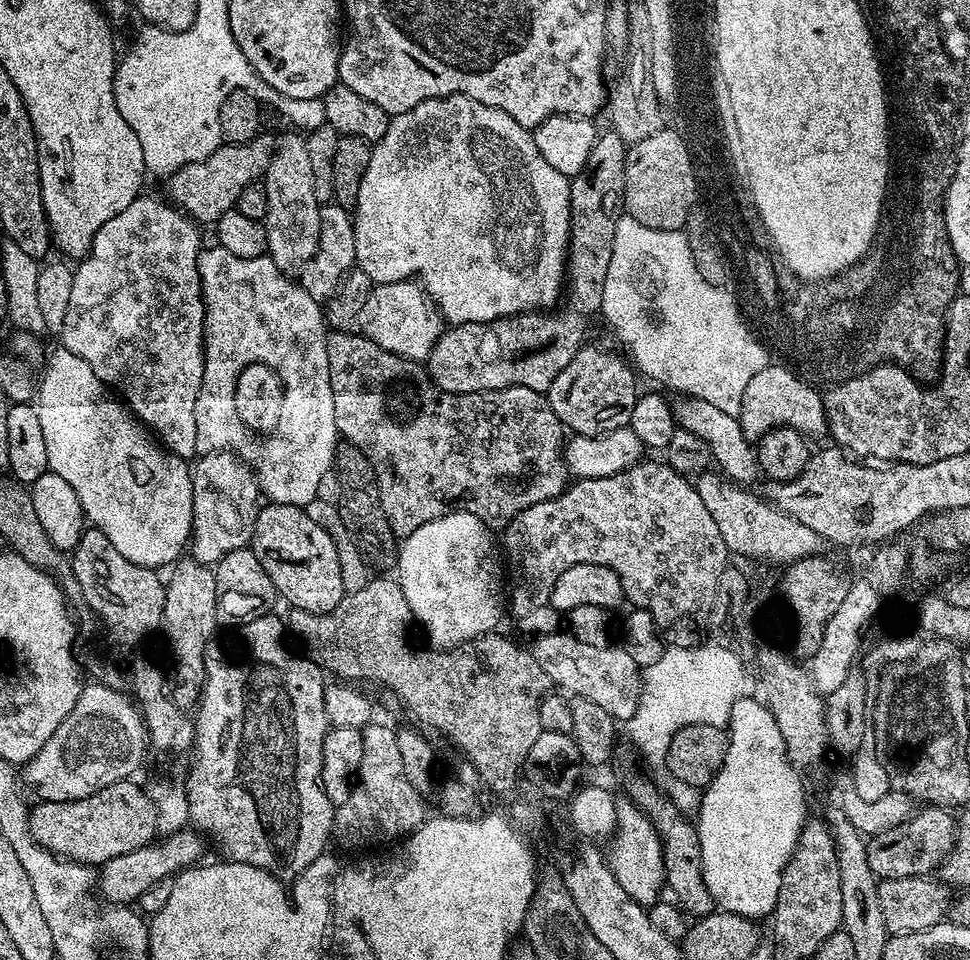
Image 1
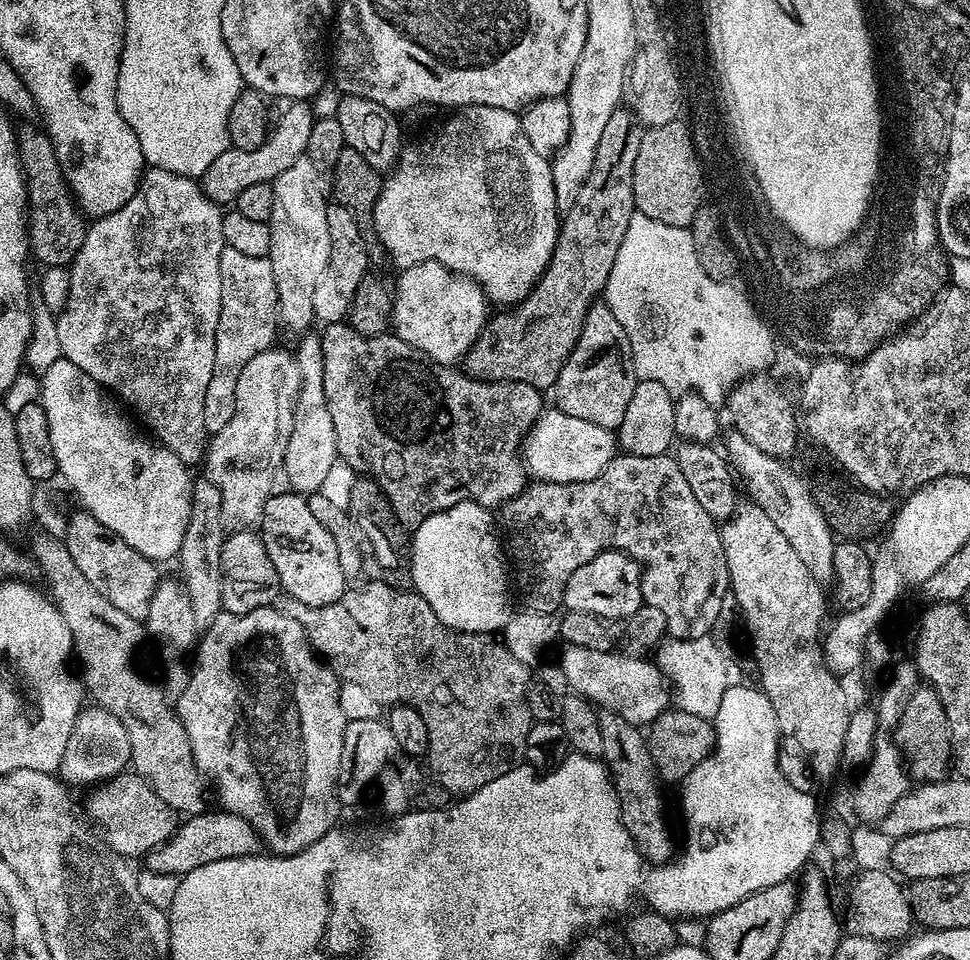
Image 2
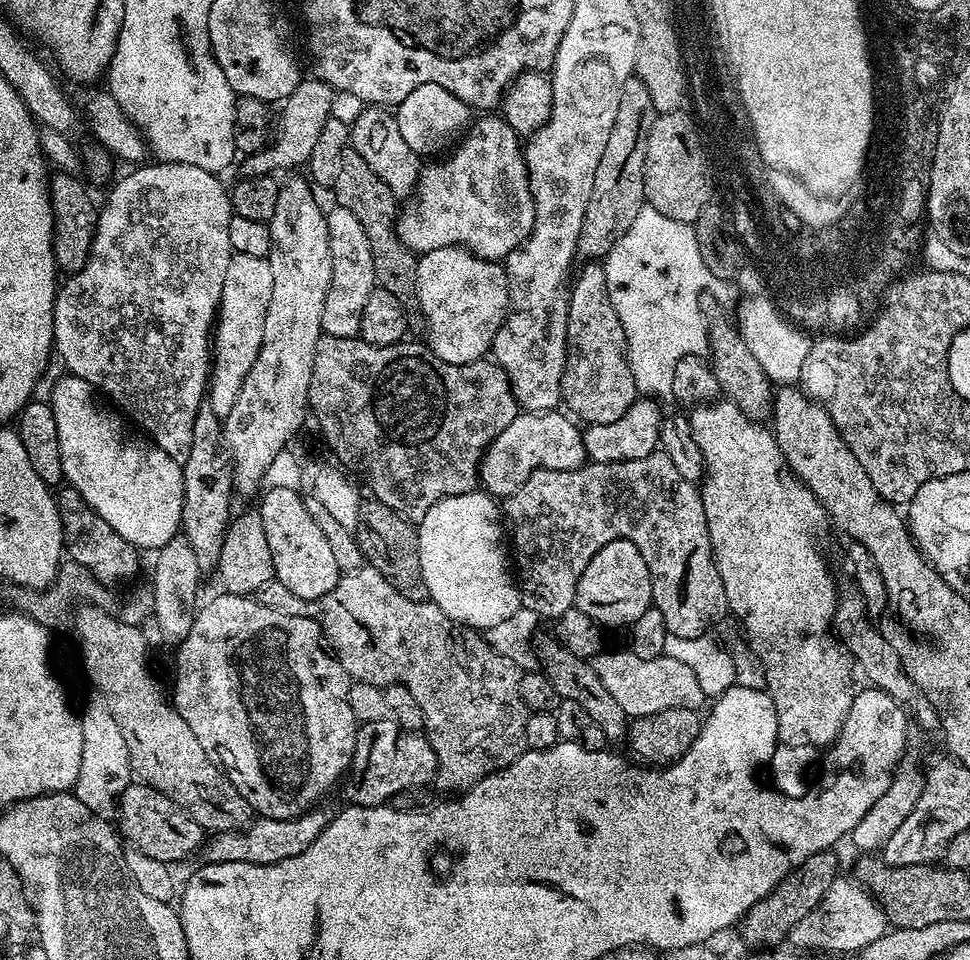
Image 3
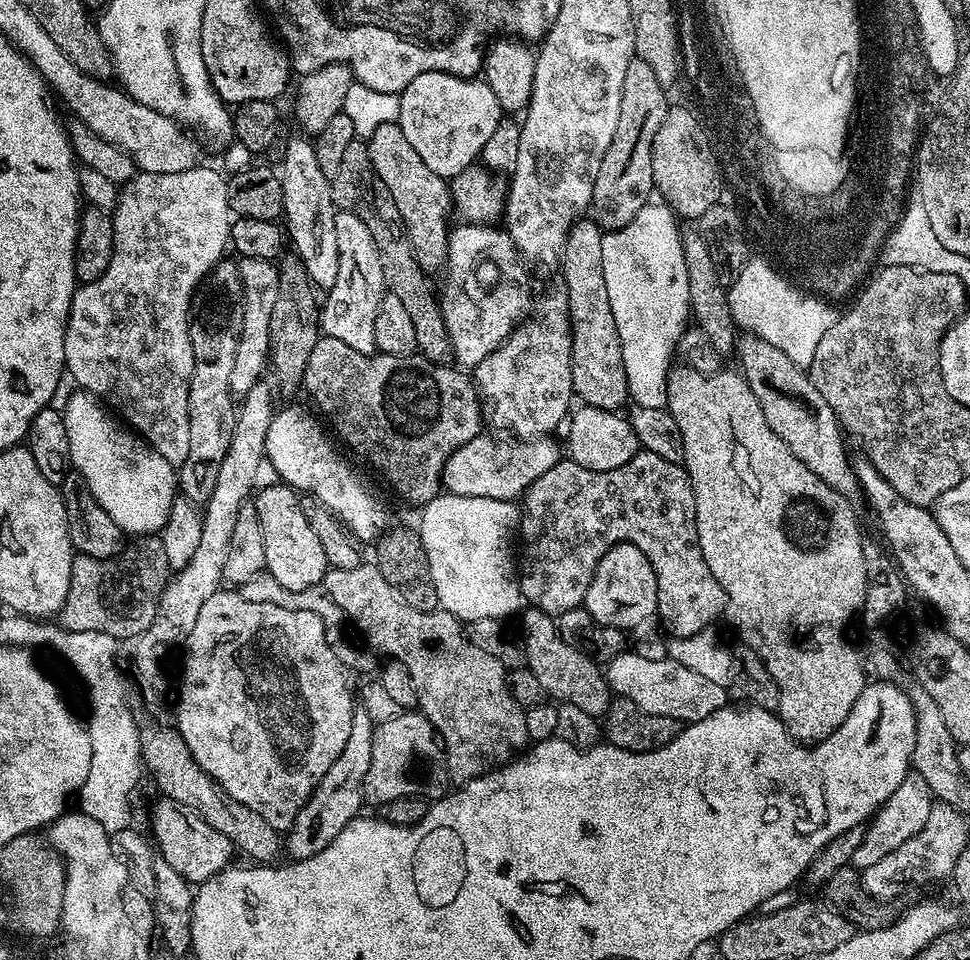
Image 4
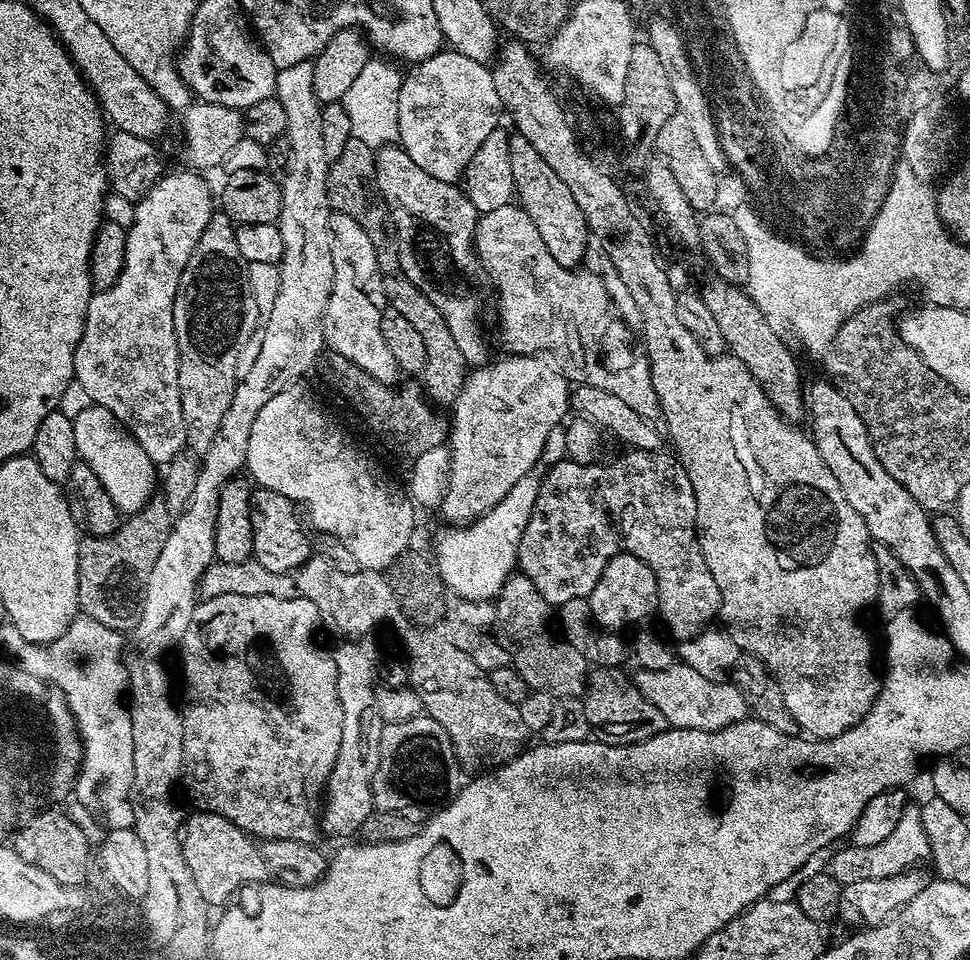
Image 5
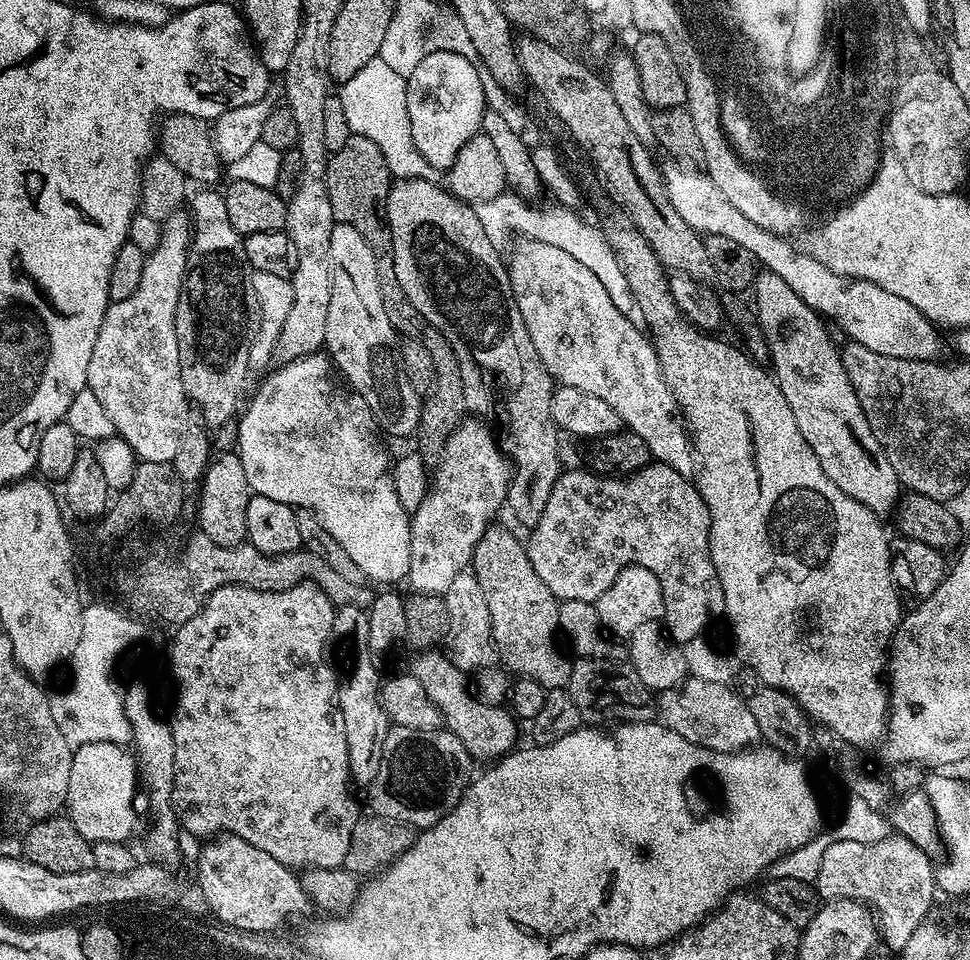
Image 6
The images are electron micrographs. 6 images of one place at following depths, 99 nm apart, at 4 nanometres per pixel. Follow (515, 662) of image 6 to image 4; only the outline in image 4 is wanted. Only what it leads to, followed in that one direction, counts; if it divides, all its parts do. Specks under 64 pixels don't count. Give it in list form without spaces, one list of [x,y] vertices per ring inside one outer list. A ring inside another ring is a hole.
[[[525,607],[519,613],[518,619],[520,619],[518,644],[524,654],[524,664],[532,671],[534,678],[538,678],[545,697],[578,706],[591,716],[603,717],[604,711],[613,702],[614,693],[608,686],[601,665],[581,652],[575,644],[569,644],[567,640],[562,639],[555,619],[541,608]]]

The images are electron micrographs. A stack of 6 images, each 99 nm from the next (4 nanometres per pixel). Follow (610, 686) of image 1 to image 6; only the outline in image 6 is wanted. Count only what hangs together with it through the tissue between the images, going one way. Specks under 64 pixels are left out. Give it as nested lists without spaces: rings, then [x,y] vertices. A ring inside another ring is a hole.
[[[688,678],[680,687],[659,693],[658,712],[664,727],[682,734],[686,742],[694,742],[715,752],[739,752],[755,745],[761,735],[748,709],[747,699],[743,695],[740,697],[736,690],[727,684]]]

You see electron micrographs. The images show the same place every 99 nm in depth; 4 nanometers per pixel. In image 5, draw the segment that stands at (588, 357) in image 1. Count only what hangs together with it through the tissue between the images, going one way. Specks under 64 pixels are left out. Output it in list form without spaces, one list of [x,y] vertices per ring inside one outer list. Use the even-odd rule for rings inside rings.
[[[519,134],[509,135],[510,142],[510,174],[514,174],[515,195],[518,197],[518,203],[524,212],[534,222],[538,234],[546,242],[550,254],[554,254],[554,262],[561,264],[563,268],[573,270],[579,269],[584,260],[584,255],[588,252],[588,240],[590,233],[588,222],[582,214],[582,206],[574,202],[574,194],[546,166],[546,158],[526,142],[526,138]]]

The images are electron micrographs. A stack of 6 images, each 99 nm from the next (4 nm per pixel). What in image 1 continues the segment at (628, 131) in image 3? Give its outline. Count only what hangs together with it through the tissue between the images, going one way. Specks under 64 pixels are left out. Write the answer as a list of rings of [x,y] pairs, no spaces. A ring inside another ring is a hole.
[[[611,130],[601,131],[596,137],[596,145],[594,150],[590,152],[590,158],[586,162],[586,166],[577,176],[571,177],[570,180],[570,234],[568,235],[568,267],[566,269],[566,299],[563,301],[564,309],[561,312],[557,310],[537,310],[535,312],[521,312],[519,316],[507,316],[501,320],[491,320],[490,322],[466,322],[465,324],[457,324],[449,327],[447,330],[441,331],[438,342],[434,344],[428,355],[426,367],[428,375],[436,384],[441,392],[457,392],[458,394],[470,394],[471,392],[489,392],[490,390],[506,390],[514,386],[522,386],[529,388],[535,392],[547,393],[548,387],[554,382],[554,378],[558,378],[558,374],[562,374],[562,370],[566,370],[566,366],[570,366],[570,358],[574,358],[574,354],[578,354],[578,350],[585,347],[584,331],[588,328],[588,316],[597,315],[602,306],[602,286],[606,286],[606,270],[610,270],[610,254],[614,254],[614,230],[616,229],[616,218],[621,215],[624,207],[624,183],[626,182],[626,170],[624,163],[626,162],[626,154],[628,148],[616,132]]]

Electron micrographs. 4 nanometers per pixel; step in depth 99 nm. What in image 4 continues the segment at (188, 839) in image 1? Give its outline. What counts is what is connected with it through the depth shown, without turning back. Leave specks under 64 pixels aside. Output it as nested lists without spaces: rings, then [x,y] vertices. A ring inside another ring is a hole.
[[[357,710],[354,718],[350,718],[350,738],[346,738],[346,746],[342,754],[334,758],[334,763],[326,774],[318,782],[318,786],[308,795],[308,800],[298,810],[298,814],[292,819],[292,823],[286,829],[286,835],[282,840],[282,848],[289,852],[292,860],[305,860],[314,858],[314,854],[326,850],[350,821],[361,815],[360,804],[365,803],[364,779],[366,770],[370,770],[370,753],[374,746],[374,730],[376,724],[362,710]]]

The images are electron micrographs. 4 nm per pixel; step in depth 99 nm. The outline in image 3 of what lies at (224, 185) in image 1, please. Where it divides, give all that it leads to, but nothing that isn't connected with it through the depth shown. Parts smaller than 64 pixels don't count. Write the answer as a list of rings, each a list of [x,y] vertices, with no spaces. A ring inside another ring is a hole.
[[[319,78],[301,79],[300,85],[296,87],[288,99],[283,101],[284,108],[278,112],[278,127],[274,132],[274,139],[267,148],[261,152],[255,152],[253,156],[247,157],[243,162],[244,176],[270,176],[281,174],[287,168],[296,168],[307,165],[310,153],[318,143],[318,137],[326,122],[331,118],[331,104],[334,90],[326,81]]]

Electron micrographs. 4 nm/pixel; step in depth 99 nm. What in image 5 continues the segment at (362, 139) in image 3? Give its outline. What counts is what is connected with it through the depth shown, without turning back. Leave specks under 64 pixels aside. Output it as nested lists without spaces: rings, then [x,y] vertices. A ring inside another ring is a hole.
[[[399,143],[385,144],[377,147],[376,153],[376,185],[388,204],[388,212],[396,226],[396,245],[400,259],[400,271],[404,279],[418,286],[422,294],[438,307],[439,313],[446,320],[450,334],[457,343],[458,350],[470,366],[479,366],[488,359],[488,346],[478,326],[478,306],[472,296],[468,296],[464,282],[464,268],[474,264],[474,241],[476,239],[476,221],[478,213],[474,202],[464,193],[463,187],[450,181],[443,181],[426,174],[425,170],[413,161]]]

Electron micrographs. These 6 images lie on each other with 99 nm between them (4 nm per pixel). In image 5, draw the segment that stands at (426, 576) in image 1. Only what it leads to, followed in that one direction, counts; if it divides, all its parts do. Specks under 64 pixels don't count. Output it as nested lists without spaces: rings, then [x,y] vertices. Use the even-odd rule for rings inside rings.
[[[563,427],[550,430],[550,438],[546,438],[546,446],[539,460],[486,514],[463,526],[444,526],[436,536],[436,571],[444,579],[444,587],[453,597],[460,600],[495,601],[504,588],[505,582],[517,571],[518,545],[522,542],[522,534],[526,530],[526,522],[530,522],[530,514],[534,514],[534,502],[538,502],[538,490],[546,478],[546,474],[558,462],[567,457],[566,432]]]

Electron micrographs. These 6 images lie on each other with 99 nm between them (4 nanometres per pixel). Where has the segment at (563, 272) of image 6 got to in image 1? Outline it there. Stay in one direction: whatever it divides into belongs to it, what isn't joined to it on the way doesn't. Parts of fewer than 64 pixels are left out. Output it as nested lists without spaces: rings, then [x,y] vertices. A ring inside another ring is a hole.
[[[415,279],[375,285],[372,289],[370,311],[366,316],[366,328],[367,324],[368,339],[382,346],[382,350],[390,350],[390,354],[398,354],[417,362],[427,361],[430,350],[438,342],[442,331],[439,310]]]

